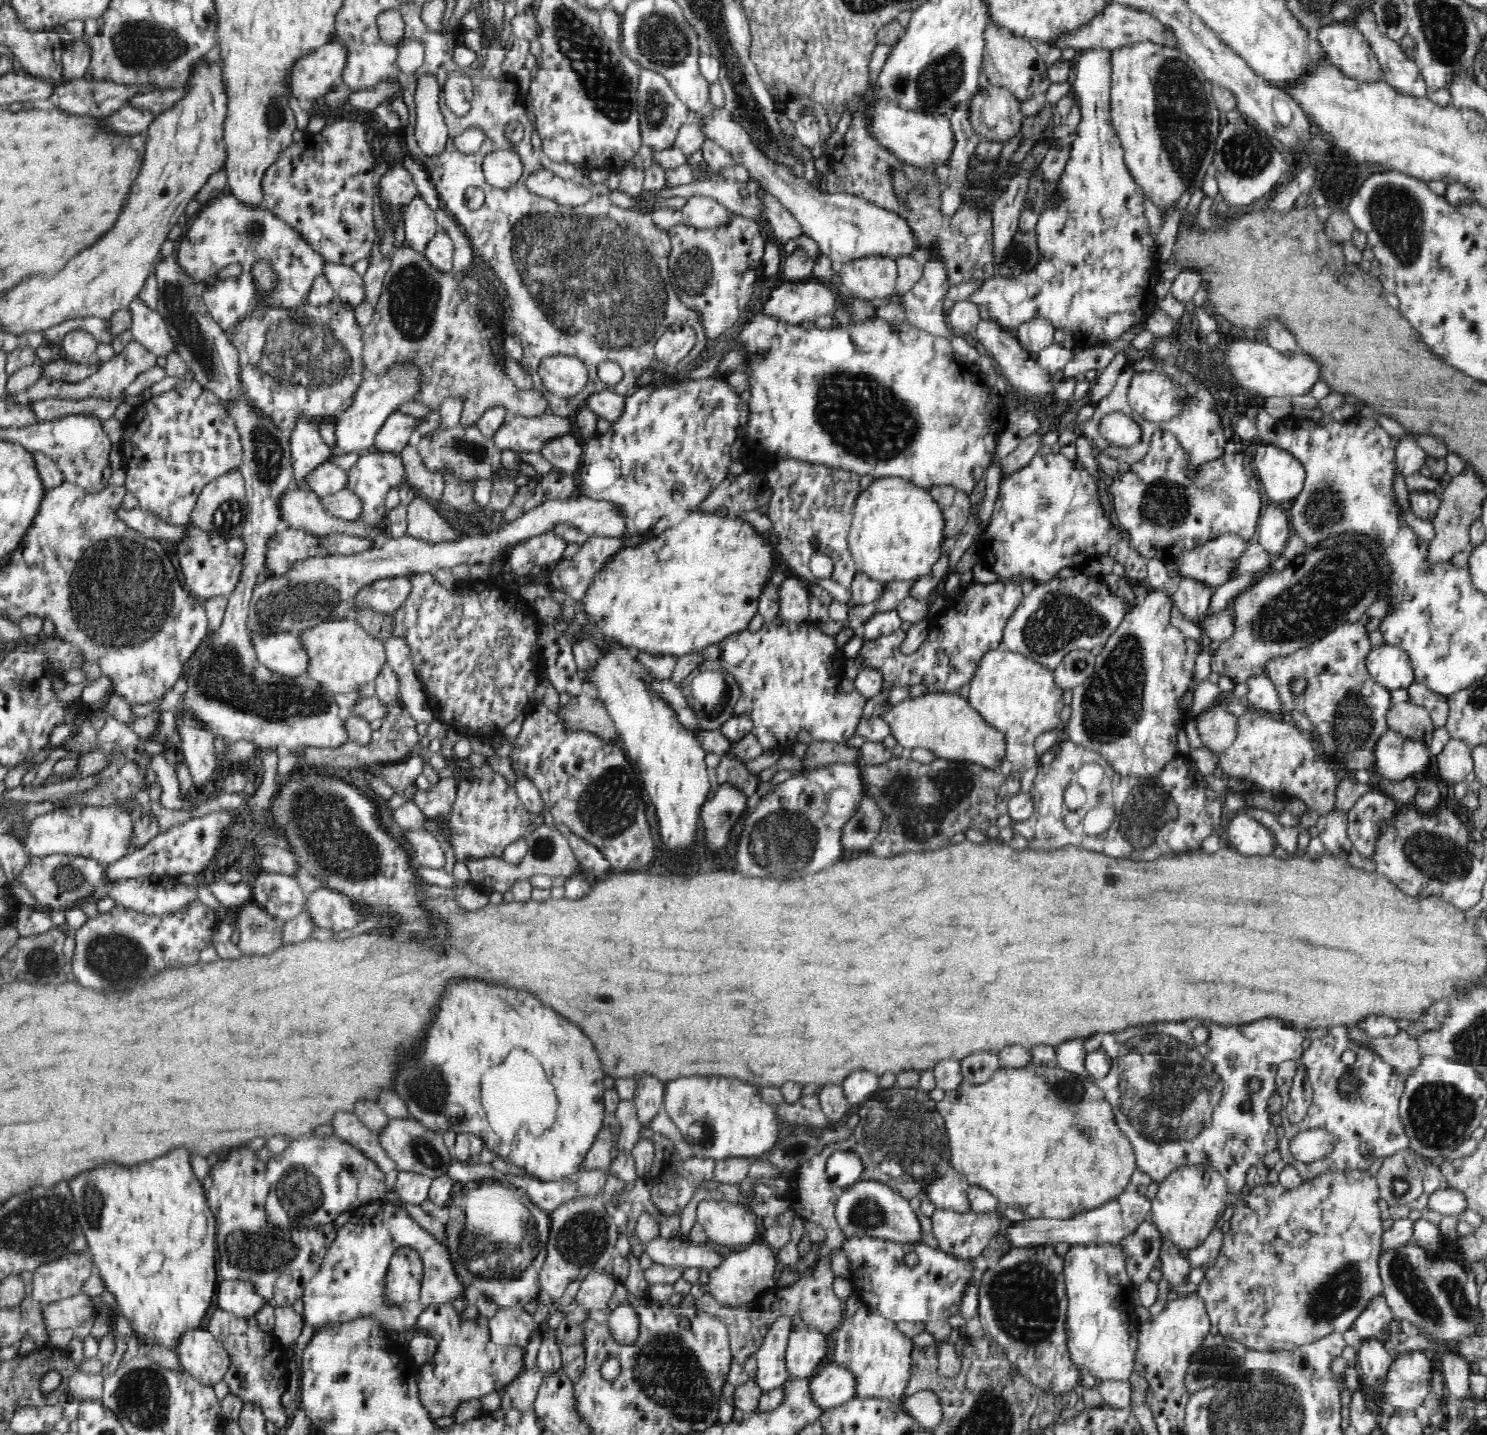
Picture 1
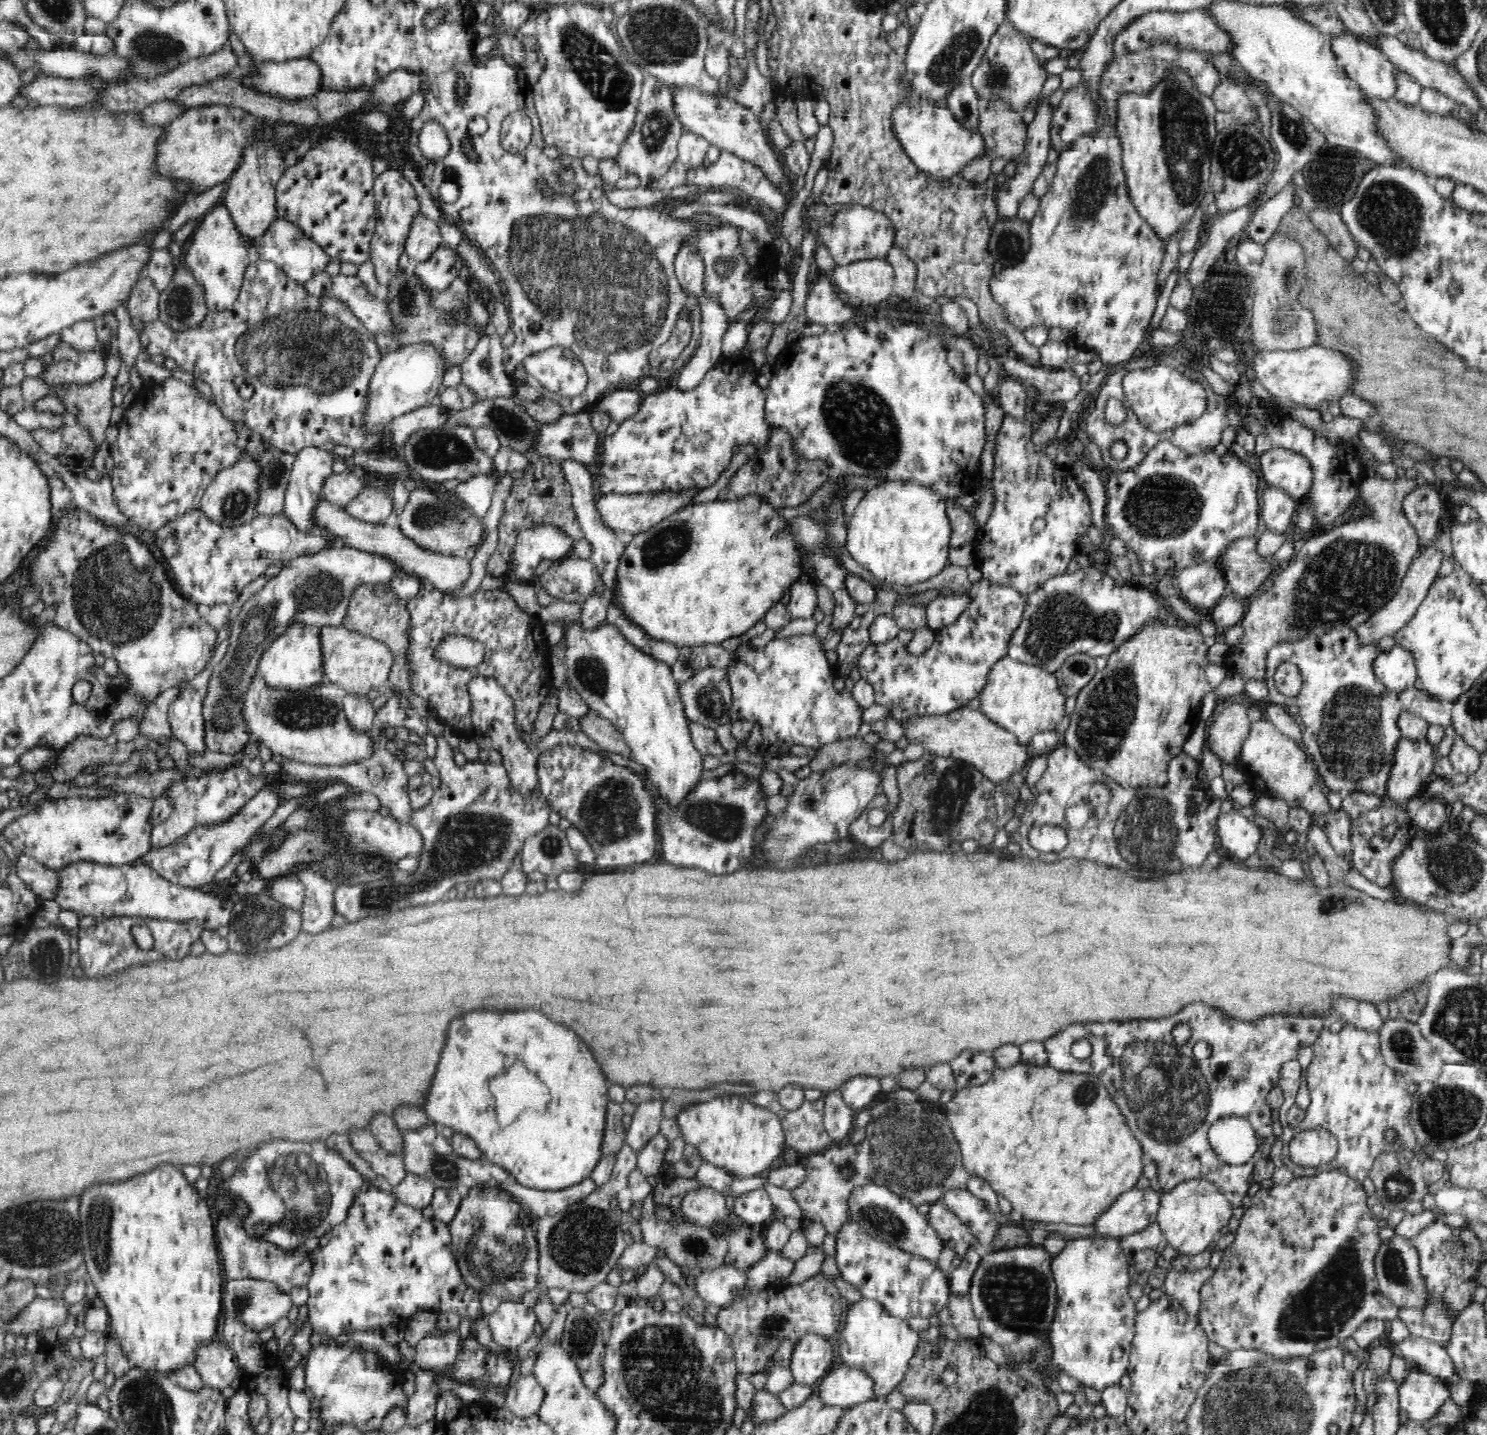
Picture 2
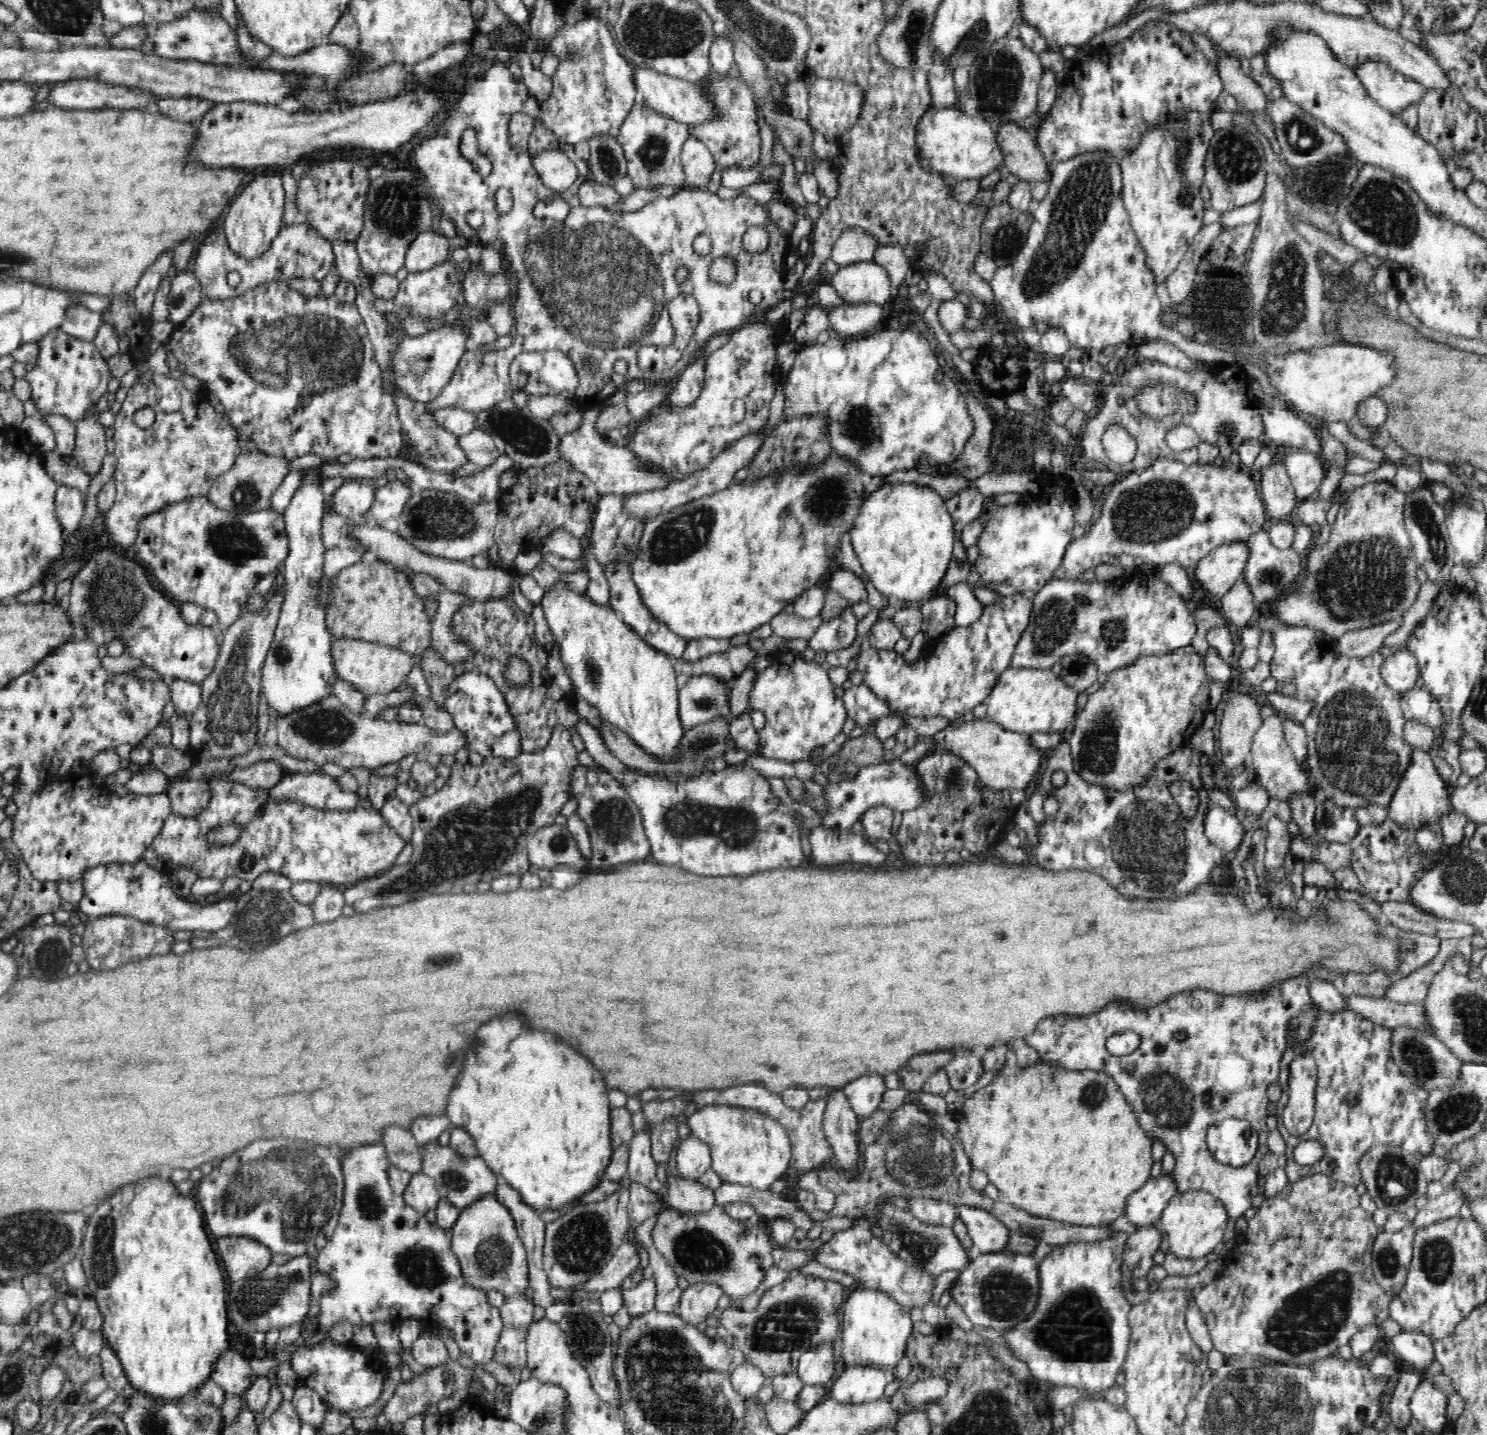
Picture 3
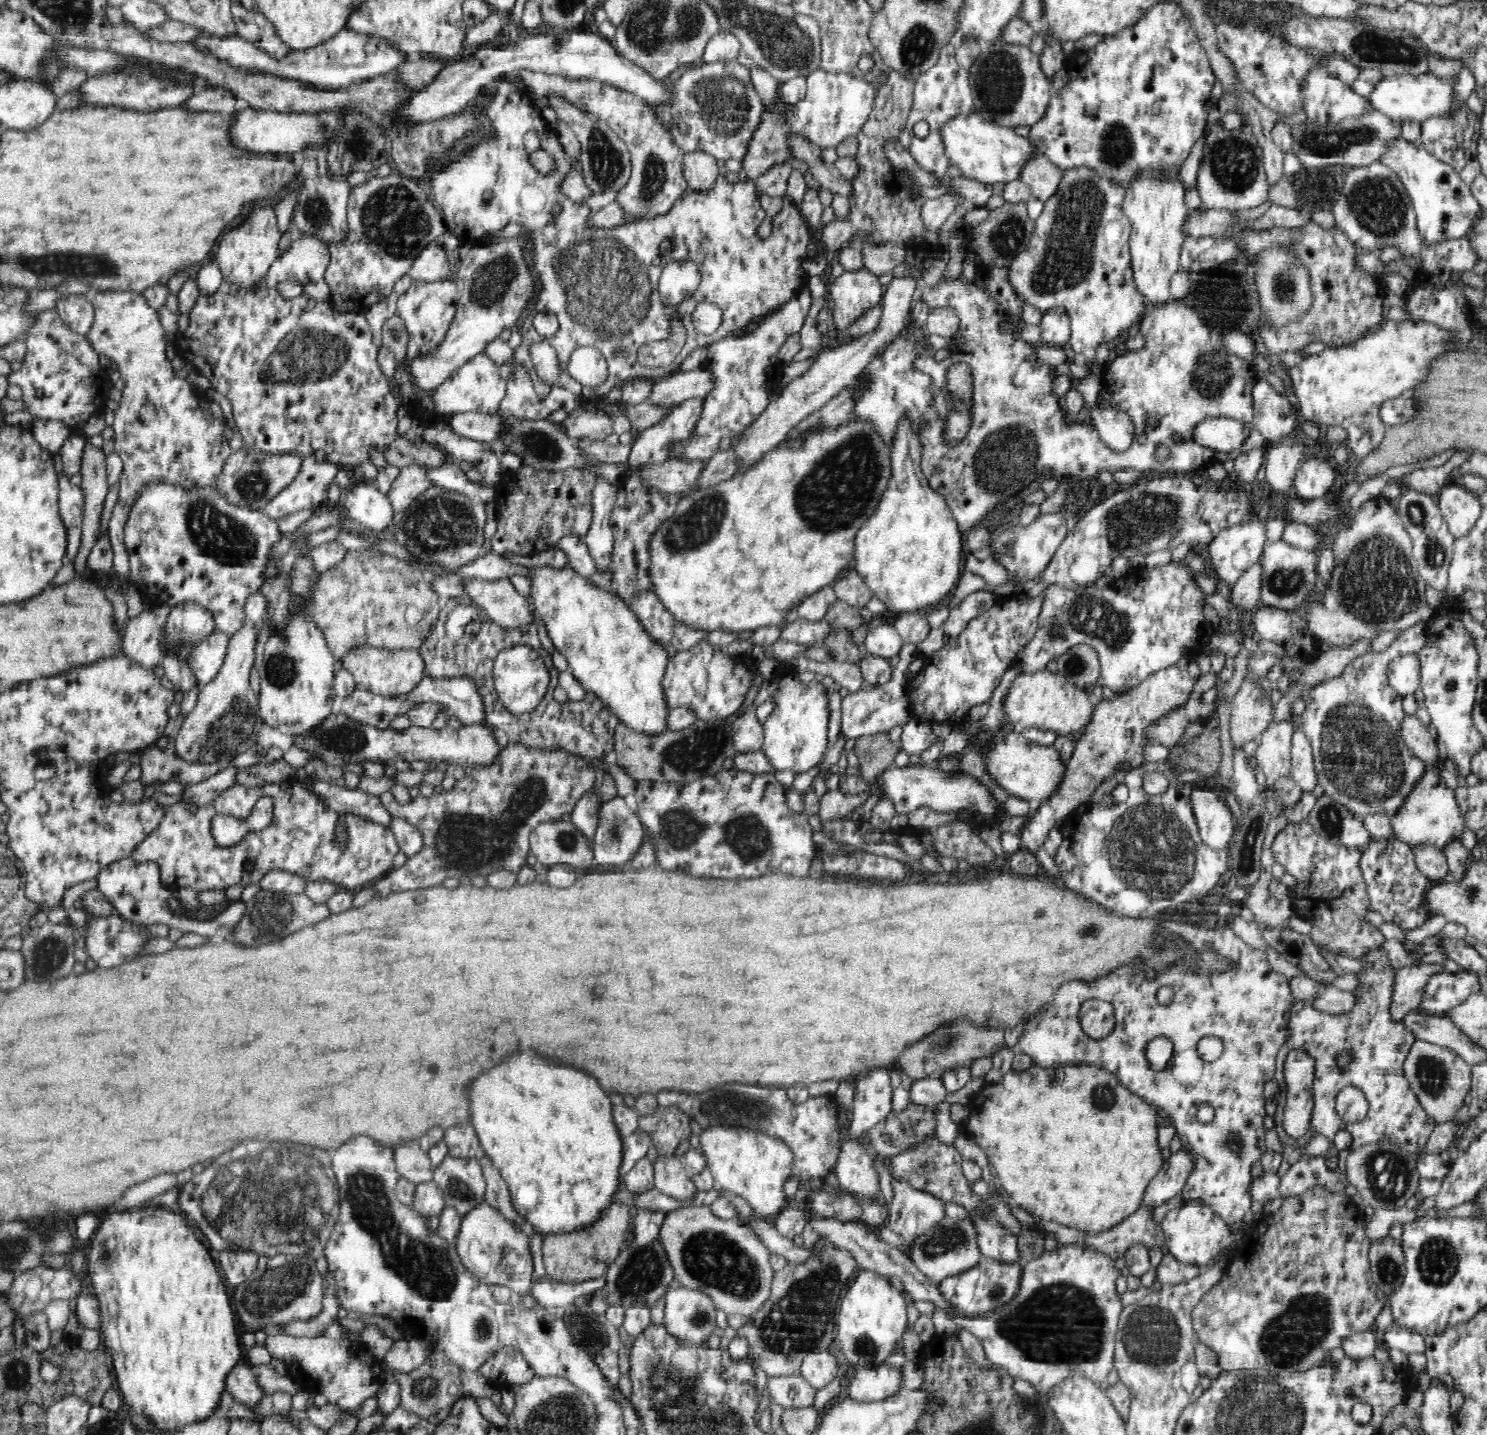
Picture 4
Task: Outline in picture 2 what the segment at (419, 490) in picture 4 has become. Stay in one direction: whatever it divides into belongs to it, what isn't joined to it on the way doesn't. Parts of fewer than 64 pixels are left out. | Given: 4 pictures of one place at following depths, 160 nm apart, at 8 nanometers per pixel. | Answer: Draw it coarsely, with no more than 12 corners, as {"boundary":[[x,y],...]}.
{"boundary":[[364,486],[344,506],[346,515],[384,523],[391,495]]}

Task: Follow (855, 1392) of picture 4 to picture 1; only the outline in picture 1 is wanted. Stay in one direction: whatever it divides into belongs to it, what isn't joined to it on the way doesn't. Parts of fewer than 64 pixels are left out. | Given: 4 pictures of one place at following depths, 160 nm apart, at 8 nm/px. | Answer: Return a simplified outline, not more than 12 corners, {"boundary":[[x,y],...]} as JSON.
{"boundary":[[836,1364],[807,1382],[822,1411],[855,1397],[854,1375]]}

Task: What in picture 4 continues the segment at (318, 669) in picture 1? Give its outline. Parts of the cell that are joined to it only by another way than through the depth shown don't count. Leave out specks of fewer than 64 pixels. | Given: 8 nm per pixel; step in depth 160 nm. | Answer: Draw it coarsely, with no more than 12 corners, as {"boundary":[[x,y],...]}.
{"boundary":[[360,645],[339,665],[357,686],[393,697],[422,680],[419,649]]}

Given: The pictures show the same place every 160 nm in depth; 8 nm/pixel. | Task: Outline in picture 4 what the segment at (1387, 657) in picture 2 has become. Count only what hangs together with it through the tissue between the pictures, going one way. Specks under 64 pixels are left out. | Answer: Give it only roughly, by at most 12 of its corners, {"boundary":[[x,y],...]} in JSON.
{"boundary":[[1416,653],[1387,666],[1389,685],[1403,696],[1418,690],[1421,666]]}

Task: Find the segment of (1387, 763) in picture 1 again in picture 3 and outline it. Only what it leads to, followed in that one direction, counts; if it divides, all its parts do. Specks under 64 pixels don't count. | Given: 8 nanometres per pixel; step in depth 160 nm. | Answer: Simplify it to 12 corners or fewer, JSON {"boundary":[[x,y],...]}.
{"boundary":[[1412,748],[1387,816],[1416,830],[1452,810],[1431,754]]}

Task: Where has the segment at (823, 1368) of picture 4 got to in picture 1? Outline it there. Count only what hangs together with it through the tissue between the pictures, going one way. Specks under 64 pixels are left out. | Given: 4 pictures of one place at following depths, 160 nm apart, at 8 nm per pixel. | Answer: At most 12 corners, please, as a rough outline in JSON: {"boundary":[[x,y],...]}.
{"boundary":[[794,1324],[789,1374],[809,1379],[827,1353],[824,1334]]}

